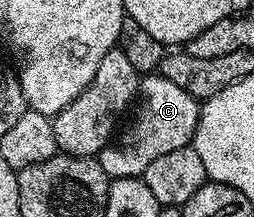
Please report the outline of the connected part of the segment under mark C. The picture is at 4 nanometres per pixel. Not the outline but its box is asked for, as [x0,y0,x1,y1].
[96,73,200,180]

